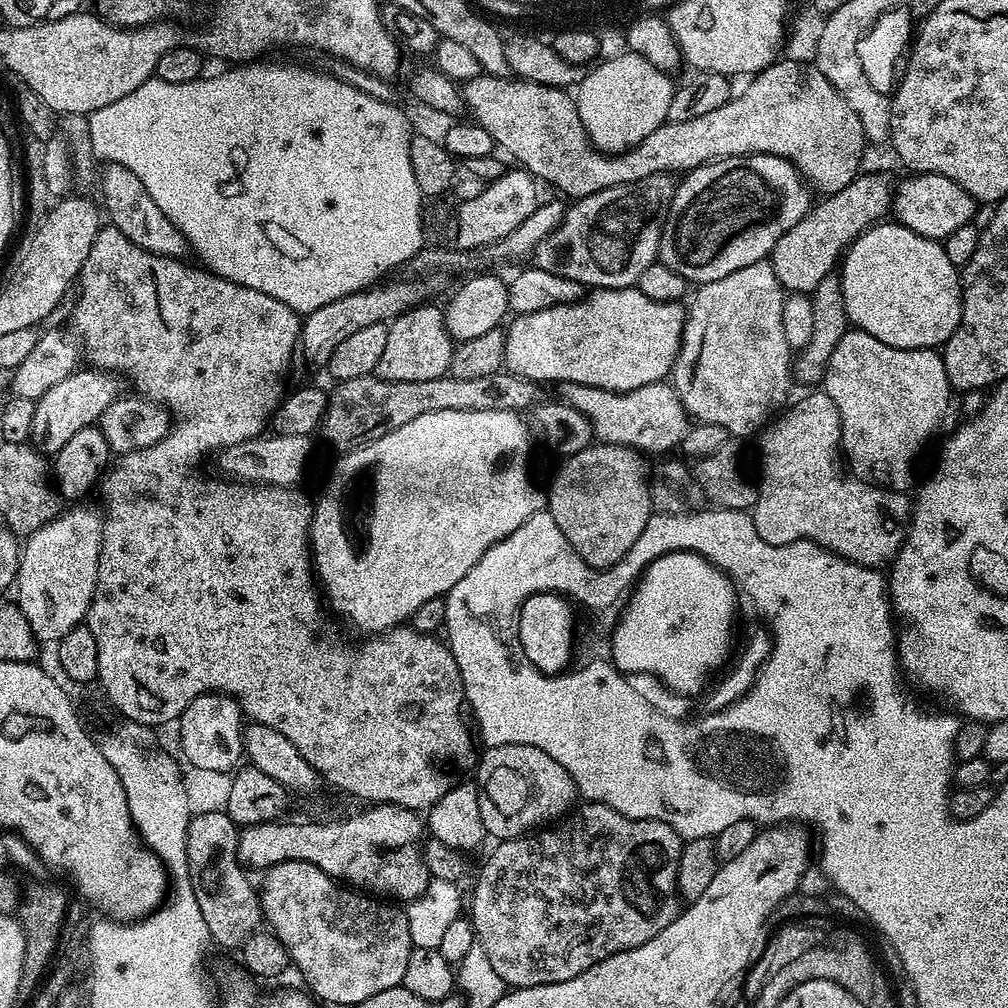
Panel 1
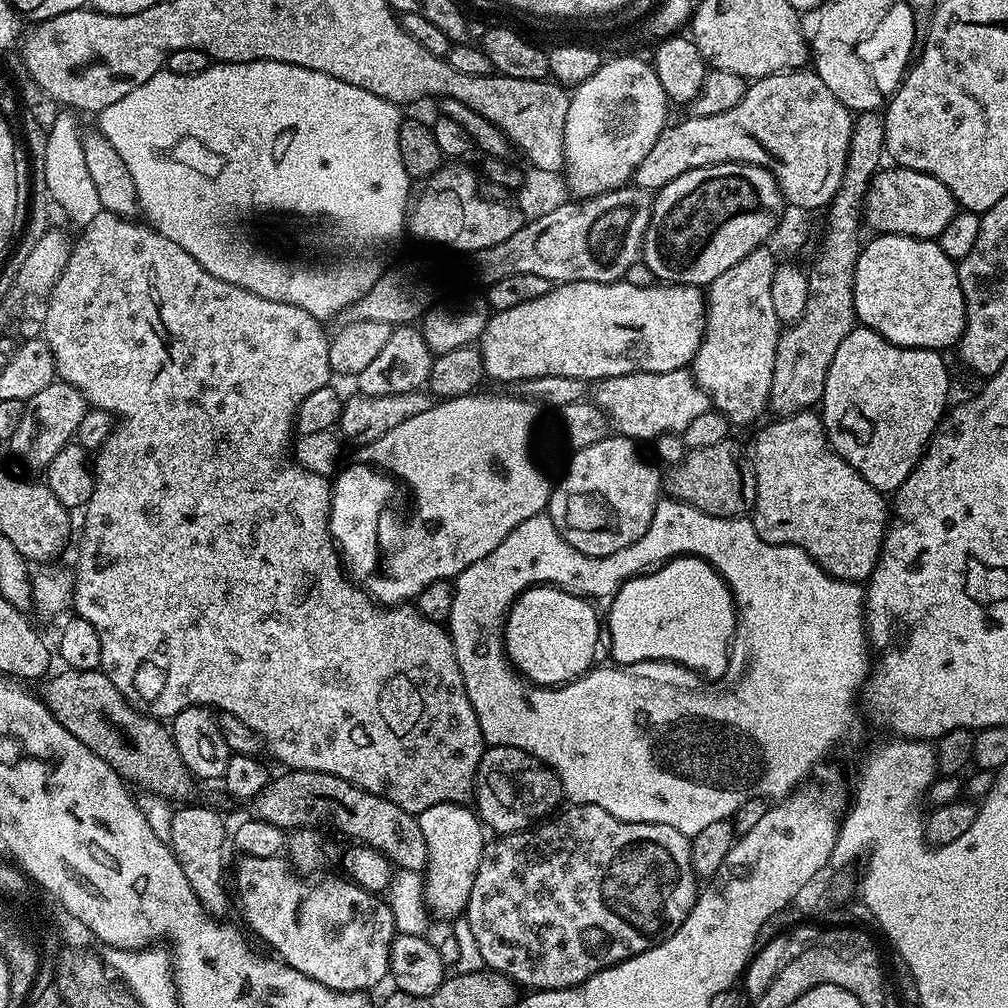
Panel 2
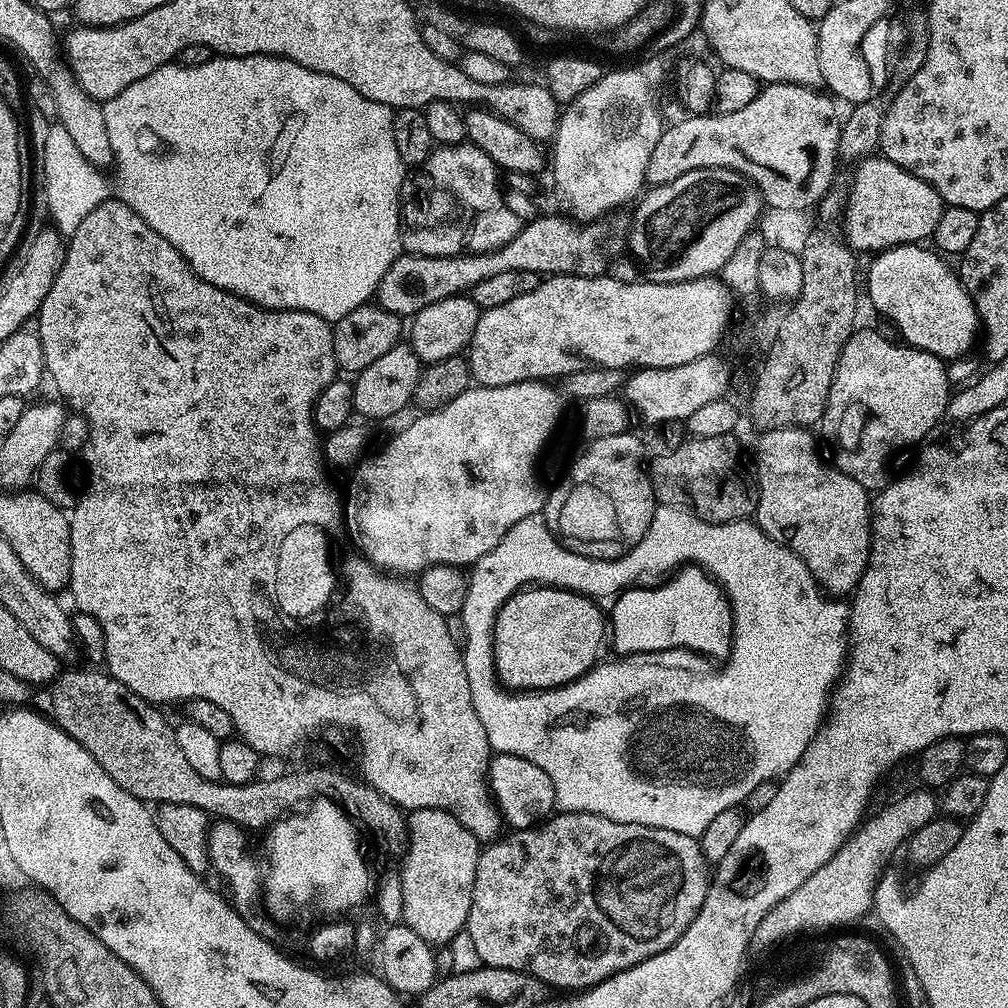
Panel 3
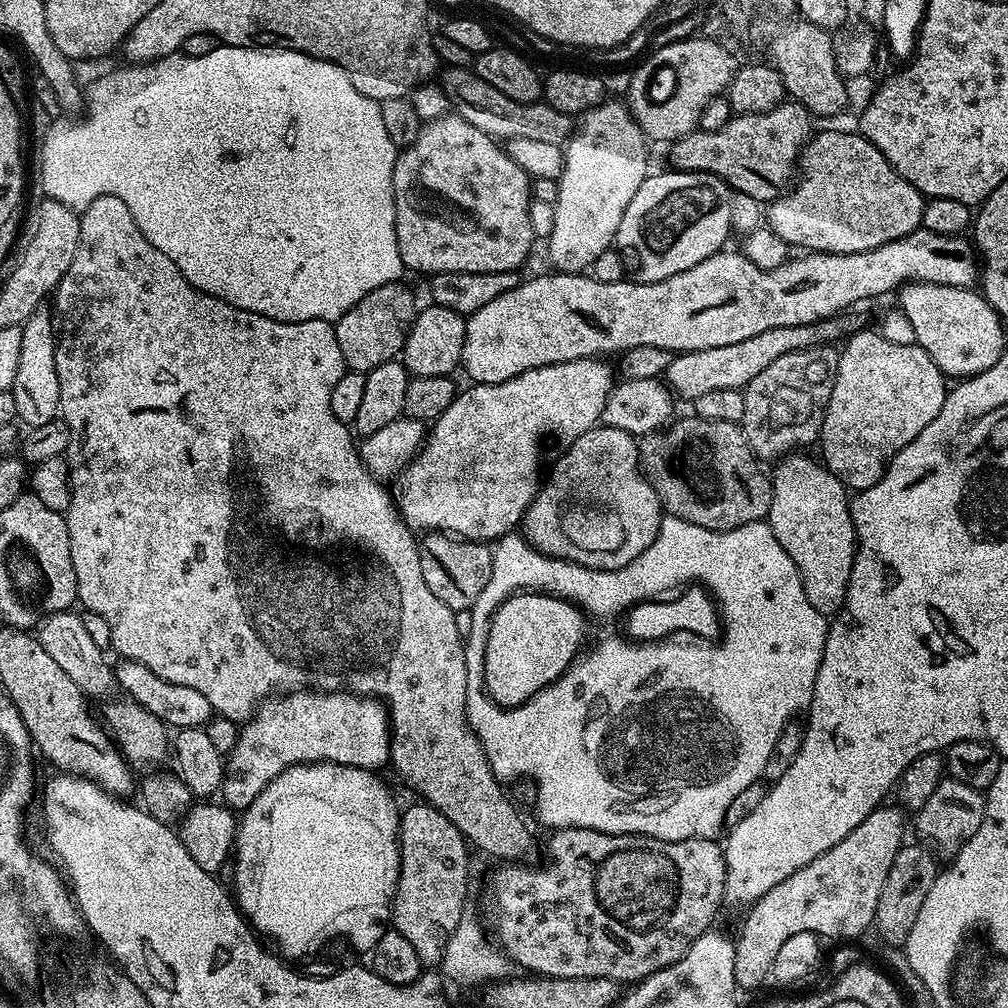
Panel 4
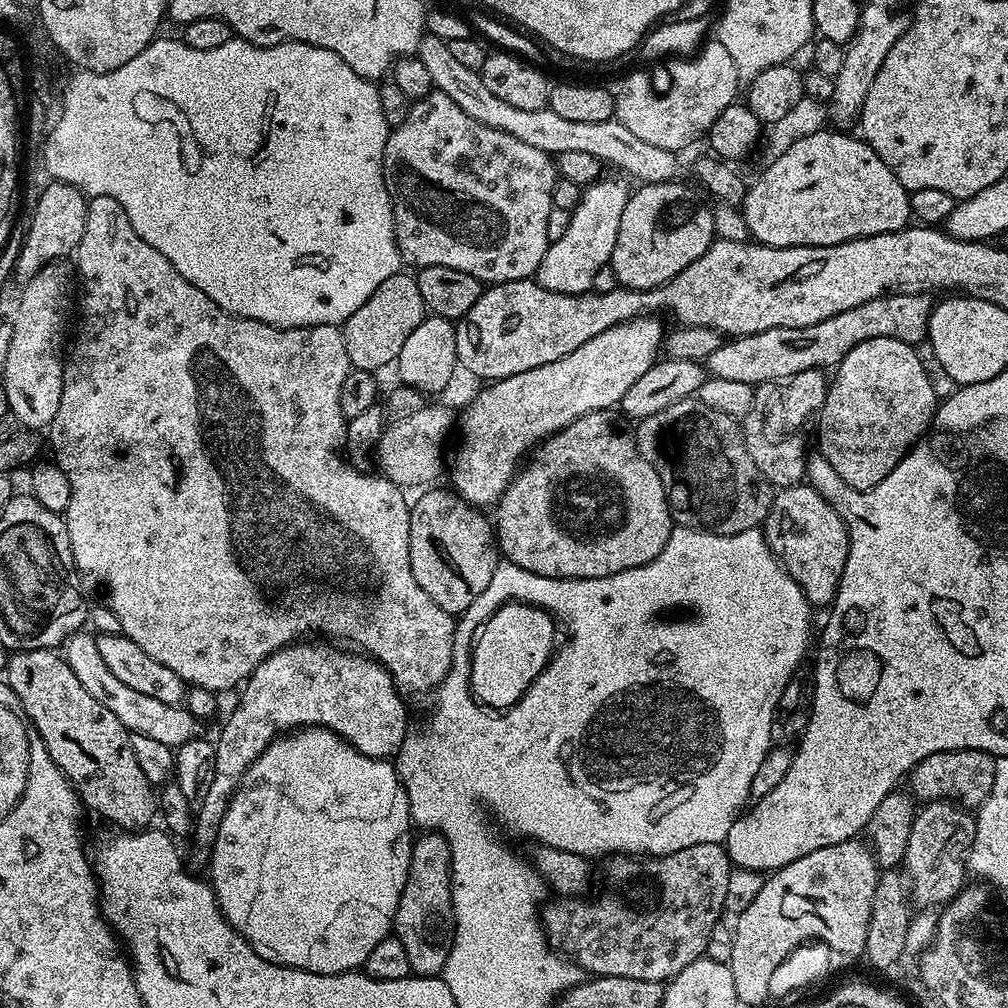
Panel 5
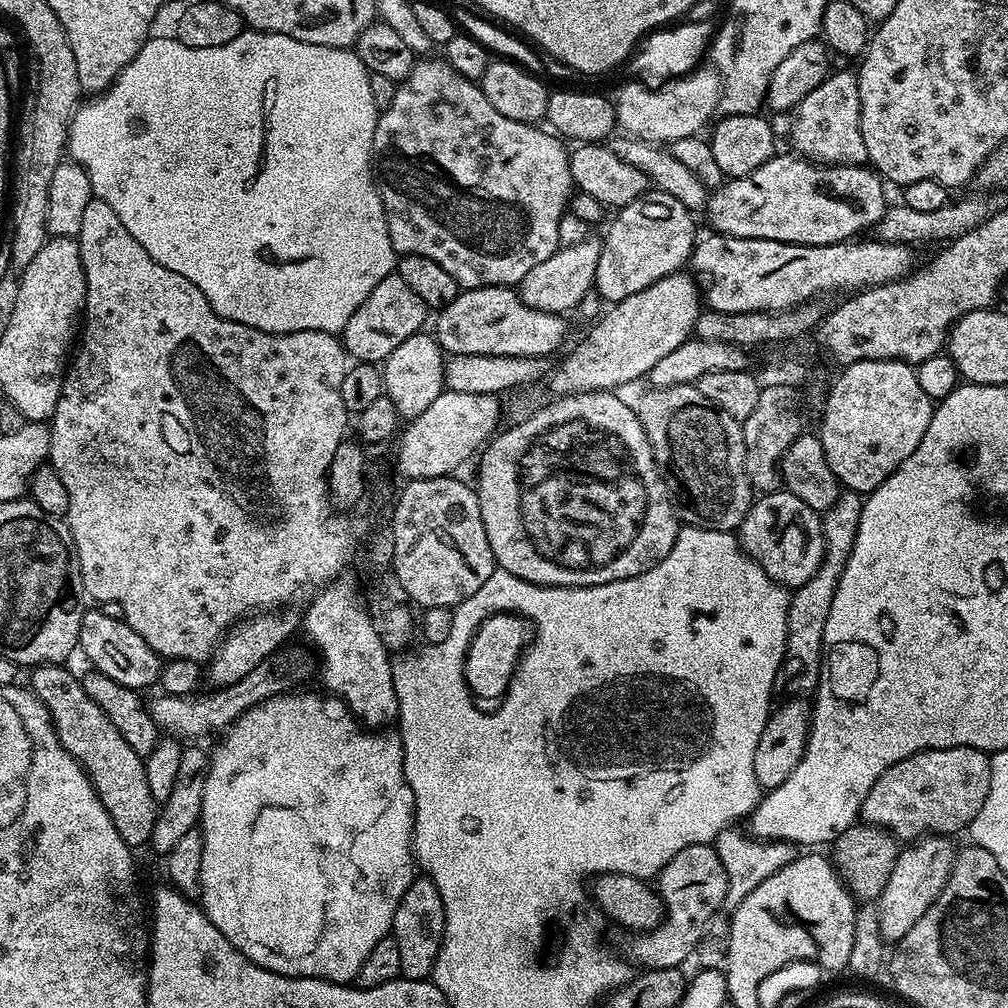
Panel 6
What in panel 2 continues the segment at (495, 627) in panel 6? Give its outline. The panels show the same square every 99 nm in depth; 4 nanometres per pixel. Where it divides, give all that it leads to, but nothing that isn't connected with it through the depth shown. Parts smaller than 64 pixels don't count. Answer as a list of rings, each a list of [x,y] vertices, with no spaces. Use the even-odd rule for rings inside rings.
[[[533,585],[515,597],[505,624],[505,648],[509,661],[525,679],[543,687],[579,679],[595,663],[602,622],[585,597],[551,585]]]

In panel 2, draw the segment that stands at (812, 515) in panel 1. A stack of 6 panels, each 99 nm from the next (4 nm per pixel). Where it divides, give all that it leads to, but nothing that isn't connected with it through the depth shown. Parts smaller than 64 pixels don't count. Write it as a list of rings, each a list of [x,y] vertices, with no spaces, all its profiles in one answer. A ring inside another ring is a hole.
[[[815,411],[795,412],[792,416],[776,418],[773,421],[773,424],[766,425],[752,440],[752,472],[750,468],[750,476],[751,479],[752,476],[756,479],[756,496],[754,492],[750,519],[754,530],[758,530],[761,538],[771,544],[793,544],[806,550],[806,554],[810,554],[814,558],[814,562],[818,562],[820,569],[823,572],[829,572],[835,580],[867,581],[880,560],[880,547],[884,544],[884,535],[888,533],[890,504],[889,501],[888,504],[884,501],[887,500],[885,493],[870,486],[870,482],[866,482],[866,478],[862,478],[862,474],[854,471],[837,452],[832,451],[828,443],[828,433],[824,431],[823,419]]]

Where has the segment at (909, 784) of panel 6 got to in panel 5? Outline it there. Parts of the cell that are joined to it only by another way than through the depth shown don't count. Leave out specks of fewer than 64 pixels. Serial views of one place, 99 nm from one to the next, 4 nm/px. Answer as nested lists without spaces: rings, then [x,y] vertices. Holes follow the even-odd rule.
[[[983,748],[937,750],[934,754],[923,757],[913,767],[910,773],[911,795],[920,802],[947,798],[963,809],[979,810],[986,798],[990,798],[990,790],[994,790],[996,762],[997,757]]]

